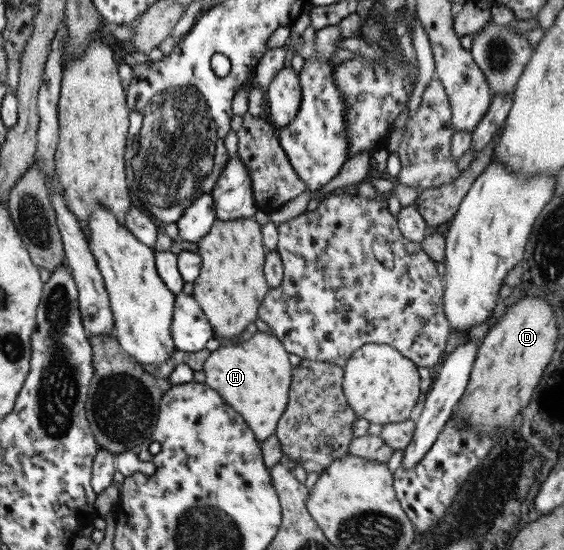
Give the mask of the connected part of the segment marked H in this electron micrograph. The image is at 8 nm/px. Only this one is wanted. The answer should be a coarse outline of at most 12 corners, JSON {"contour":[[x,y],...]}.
{"contour":[[272,332],[220,345],[204,383],[260,444],[275,433],[293,367]]}

